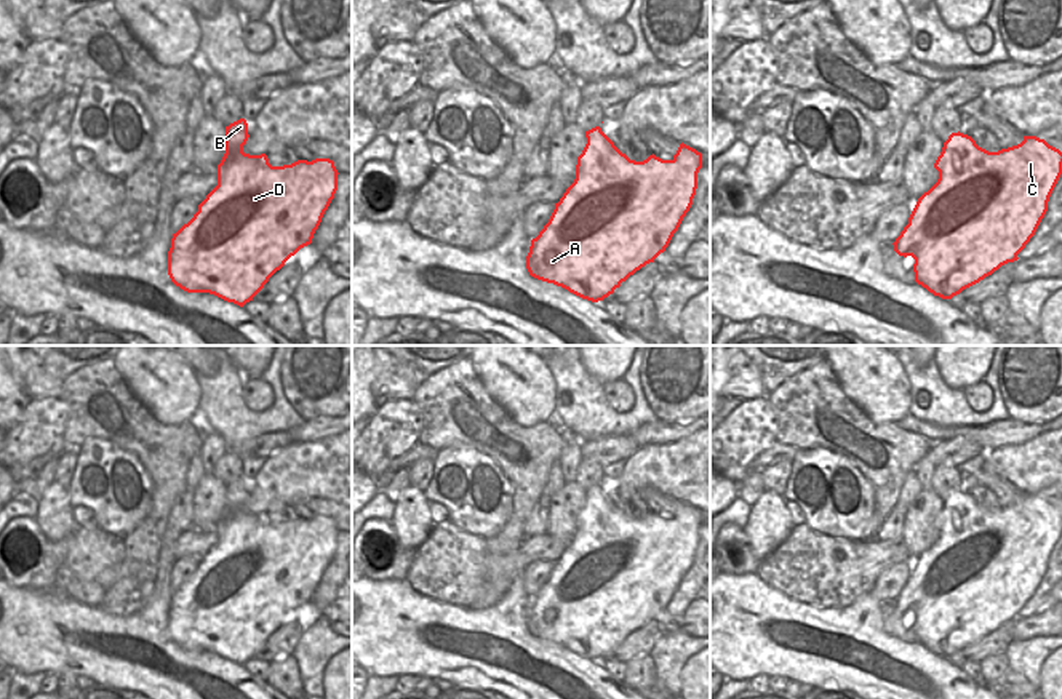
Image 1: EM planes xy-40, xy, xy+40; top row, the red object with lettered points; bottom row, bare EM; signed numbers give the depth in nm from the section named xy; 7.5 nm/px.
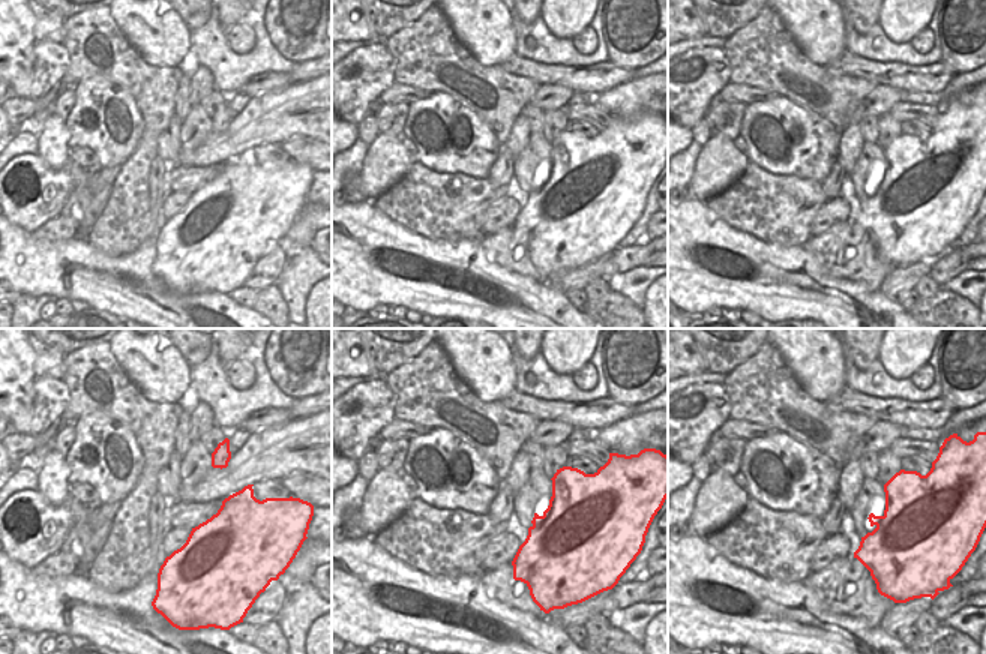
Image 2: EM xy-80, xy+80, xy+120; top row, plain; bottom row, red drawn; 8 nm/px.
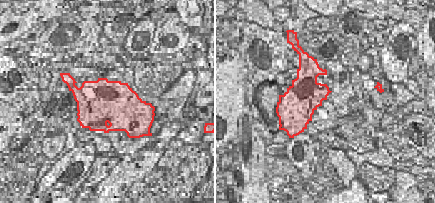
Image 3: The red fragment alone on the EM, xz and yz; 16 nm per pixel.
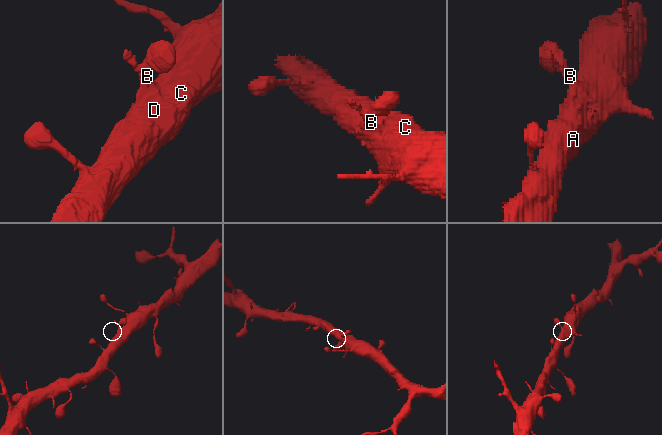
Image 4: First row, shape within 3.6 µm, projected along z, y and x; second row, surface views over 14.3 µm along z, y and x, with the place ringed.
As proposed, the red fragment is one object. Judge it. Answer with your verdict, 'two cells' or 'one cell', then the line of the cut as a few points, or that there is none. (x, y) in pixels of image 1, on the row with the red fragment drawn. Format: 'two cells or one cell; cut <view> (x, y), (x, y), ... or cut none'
one cell; cut none

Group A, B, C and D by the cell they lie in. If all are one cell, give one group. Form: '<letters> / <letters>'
A B C D

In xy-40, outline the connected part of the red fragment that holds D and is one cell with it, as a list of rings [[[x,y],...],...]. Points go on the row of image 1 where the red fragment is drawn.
[[[240,118],[226,126],[226,154],[218,165],[218,186],[198,205],[194,218],[171,238],[168,275],[187,293],[210,293],[243,307],[264,288],[269,278],[301,248],[312,243],[325,211],[337,190],[337,170],[329,158],[297,160],[291,165],[272,166],[266,154],[243,152],[248,123]]]

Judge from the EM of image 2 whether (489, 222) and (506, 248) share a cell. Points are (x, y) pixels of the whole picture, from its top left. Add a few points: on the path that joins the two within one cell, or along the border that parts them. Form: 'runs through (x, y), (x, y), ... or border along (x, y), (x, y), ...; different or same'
border along (511, 225), (482, 236); different

